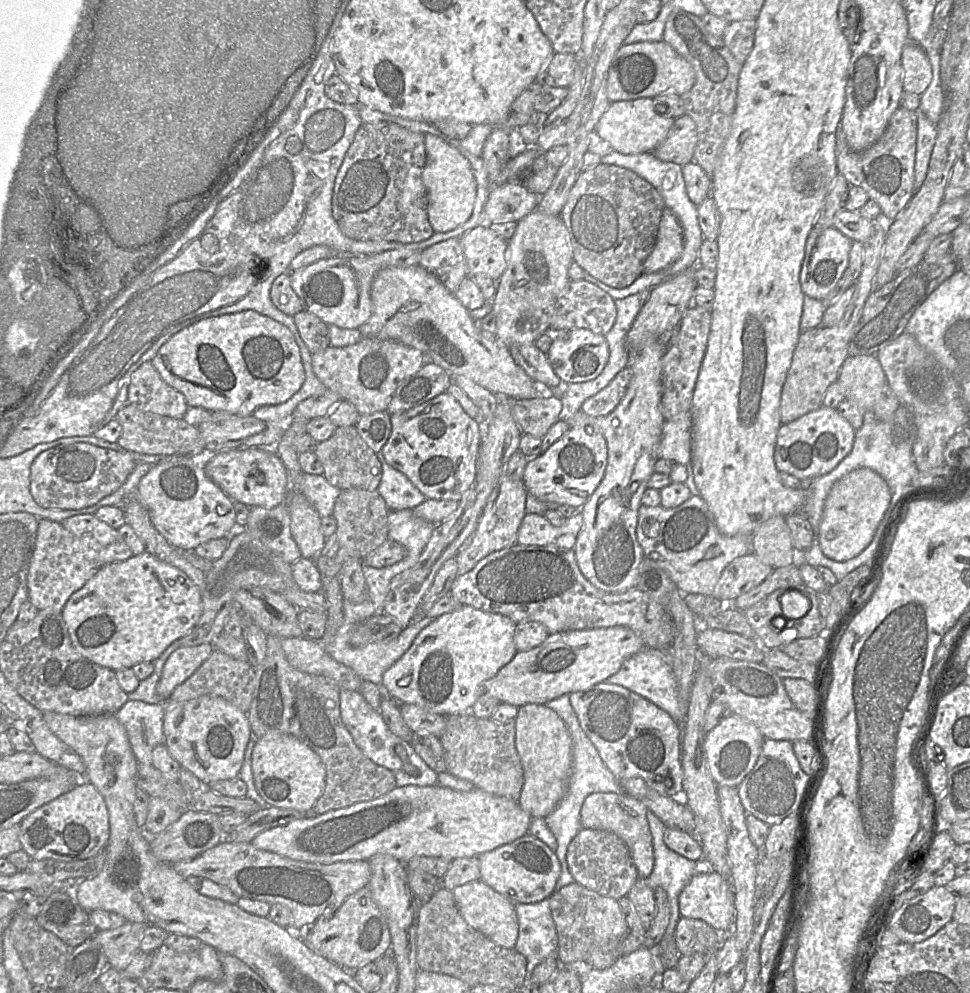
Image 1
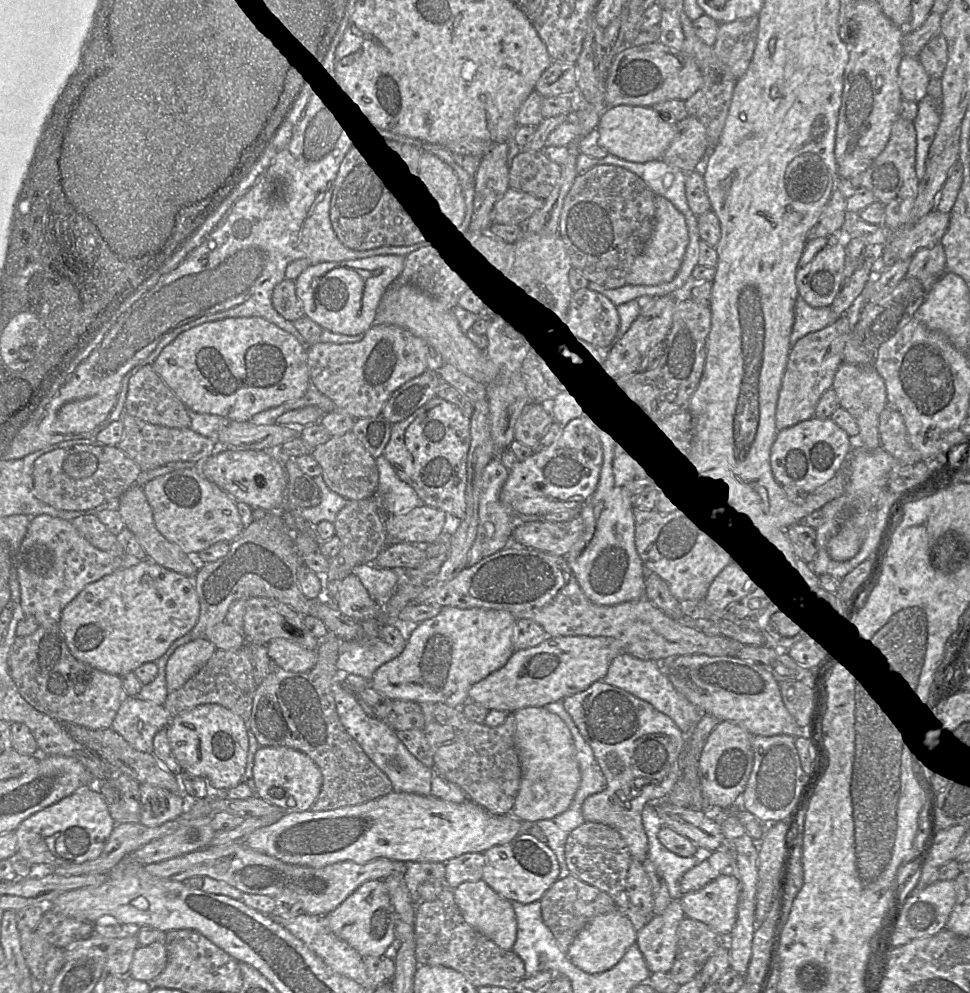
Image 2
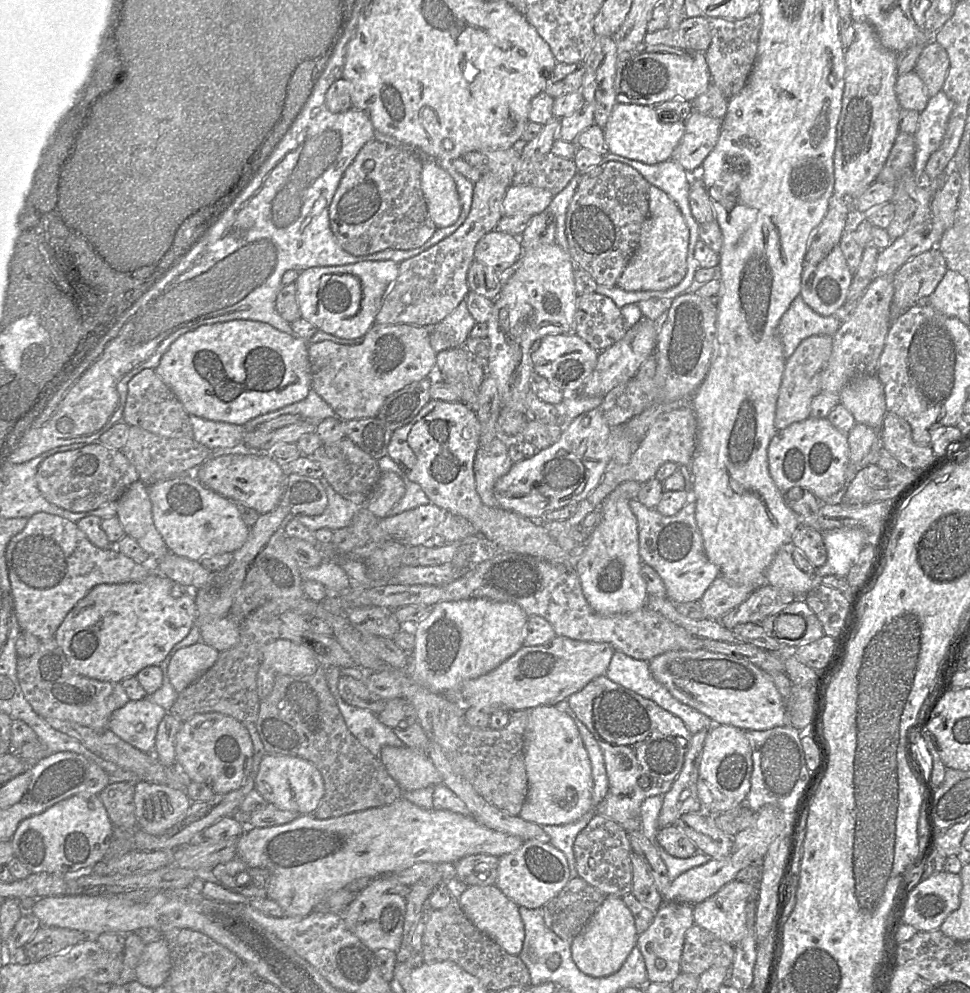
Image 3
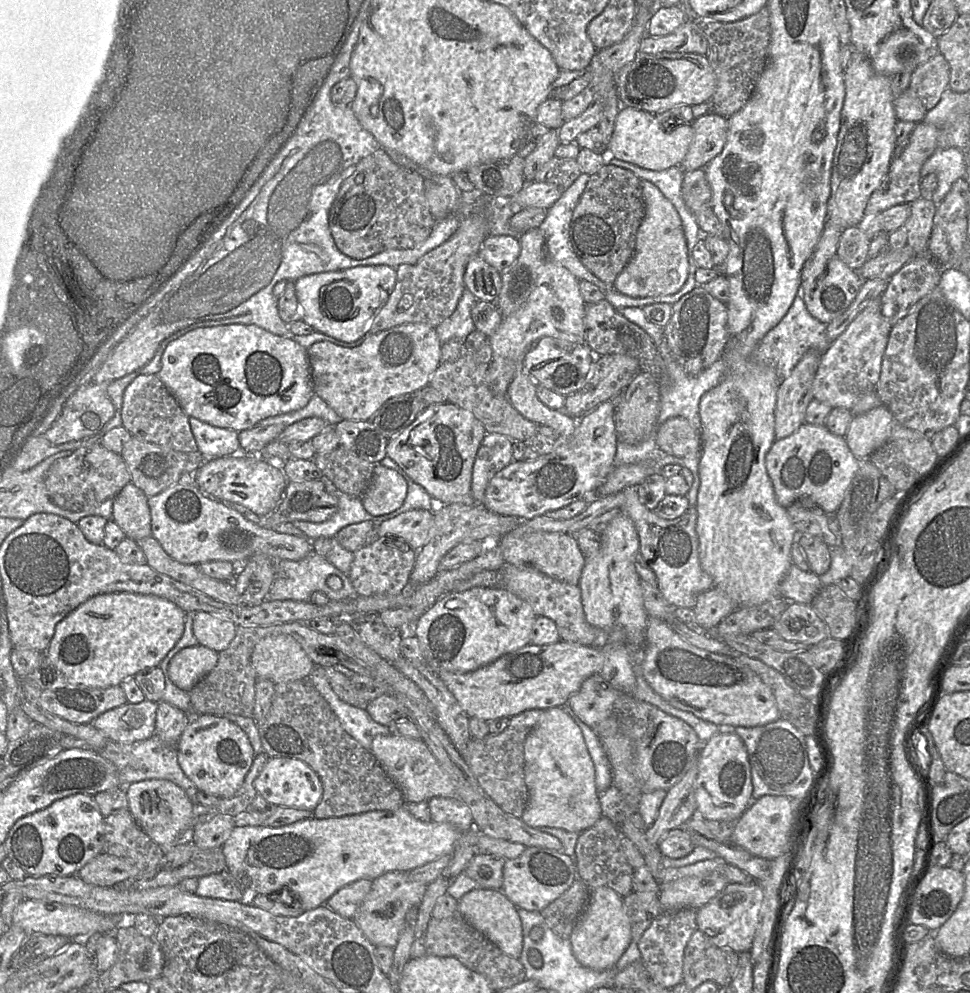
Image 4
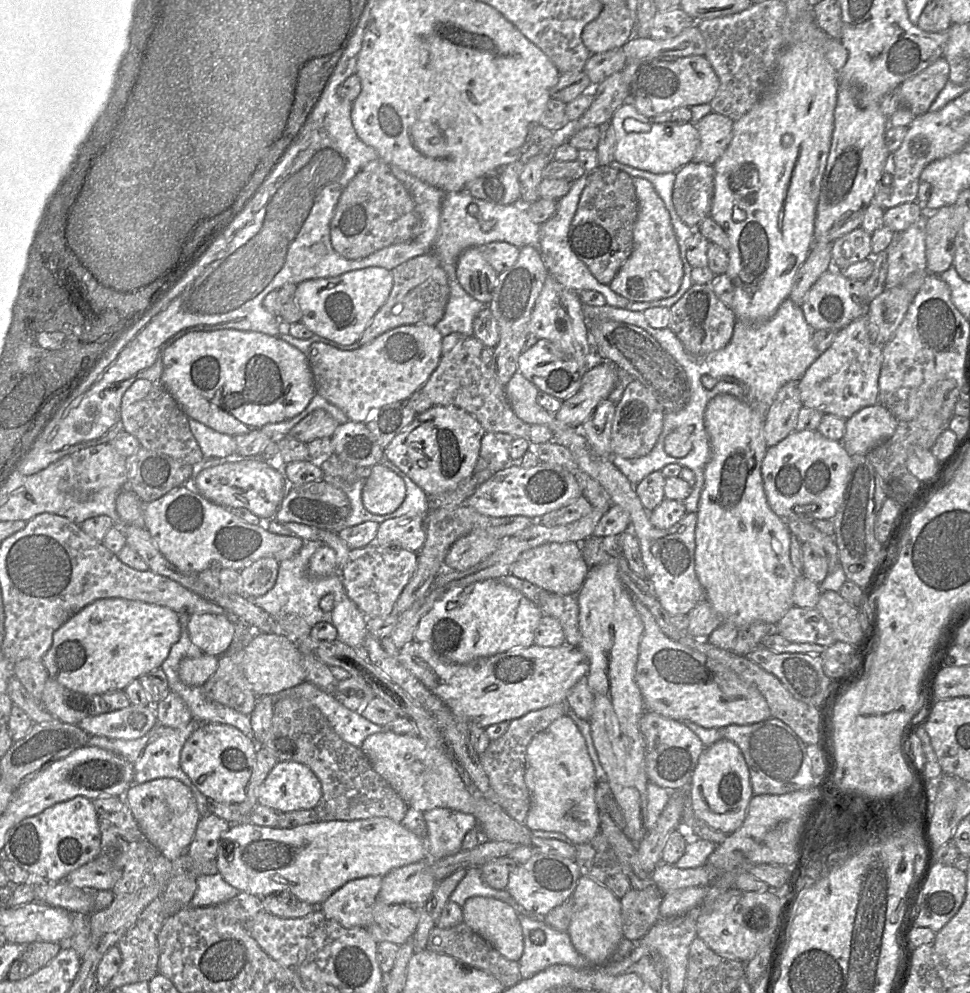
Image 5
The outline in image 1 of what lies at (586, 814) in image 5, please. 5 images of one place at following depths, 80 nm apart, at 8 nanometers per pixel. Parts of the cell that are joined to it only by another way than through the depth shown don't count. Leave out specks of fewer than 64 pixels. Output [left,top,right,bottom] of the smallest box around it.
[515,704,573,818]

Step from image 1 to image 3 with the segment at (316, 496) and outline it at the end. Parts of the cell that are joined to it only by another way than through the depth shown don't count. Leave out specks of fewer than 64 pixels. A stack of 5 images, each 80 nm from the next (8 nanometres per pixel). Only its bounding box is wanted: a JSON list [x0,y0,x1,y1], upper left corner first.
[297,476,361,532]

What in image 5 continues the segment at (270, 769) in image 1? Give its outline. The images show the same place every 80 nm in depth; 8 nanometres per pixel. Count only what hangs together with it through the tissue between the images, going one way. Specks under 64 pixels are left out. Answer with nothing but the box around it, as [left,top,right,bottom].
[257,761,321,813]

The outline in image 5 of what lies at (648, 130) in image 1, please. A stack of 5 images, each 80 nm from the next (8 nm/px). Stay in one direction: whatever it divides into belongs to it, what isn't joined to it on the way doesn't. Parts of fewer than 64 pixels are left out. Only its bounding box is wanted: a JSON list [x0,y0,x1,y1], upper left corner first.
[611,102,700,174]

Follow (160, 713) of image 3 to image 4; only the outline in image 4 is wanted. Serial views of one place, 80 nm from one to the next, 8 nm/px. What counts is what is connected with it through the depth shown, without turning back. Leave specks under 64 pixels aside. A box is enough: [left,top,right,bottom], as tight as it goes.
[92,699,157,743]

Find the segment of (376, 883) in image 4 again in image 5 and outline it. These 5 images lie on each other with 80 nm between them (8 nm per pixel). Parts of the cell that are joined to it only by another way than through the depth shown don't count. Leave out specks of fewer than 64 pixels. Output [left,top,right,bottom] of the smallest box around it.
[366,859,436,945]

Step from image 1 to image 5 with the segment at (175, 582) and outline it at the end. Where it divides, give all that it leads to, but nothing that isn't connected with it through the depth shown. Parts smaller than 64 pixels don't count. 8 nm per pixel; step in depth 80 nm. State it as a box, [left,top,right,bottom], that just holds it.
[41,598,180,694]

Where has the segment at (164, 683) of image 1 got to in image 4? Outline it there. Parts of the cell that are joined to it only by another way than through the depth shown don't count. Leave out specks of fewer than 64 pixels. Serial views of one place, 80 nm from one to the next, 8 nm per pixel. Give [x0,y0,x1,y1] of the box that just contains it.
[169,644,218,691]

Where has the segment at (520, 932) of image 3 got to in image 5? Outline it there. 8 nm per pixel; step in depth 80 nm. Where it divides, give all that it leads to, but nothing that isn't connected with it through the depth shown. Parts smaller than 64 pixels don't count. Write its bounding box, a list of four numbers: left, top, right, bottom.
[462,897,523,961]

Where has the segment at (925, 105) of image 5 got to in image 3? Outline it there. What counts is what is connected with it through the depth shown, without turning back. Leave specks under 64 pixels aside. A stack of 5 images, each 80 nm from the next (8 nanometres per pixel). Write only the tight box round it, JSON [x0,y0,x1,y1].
[914,41,949,98]

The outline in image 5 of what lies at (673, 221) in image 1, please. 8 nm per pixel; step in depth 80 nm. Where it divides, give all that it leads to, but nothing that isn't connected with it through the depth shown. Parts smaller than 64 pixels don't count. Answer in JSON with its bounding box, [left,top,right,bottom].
[609,177,684,302]

